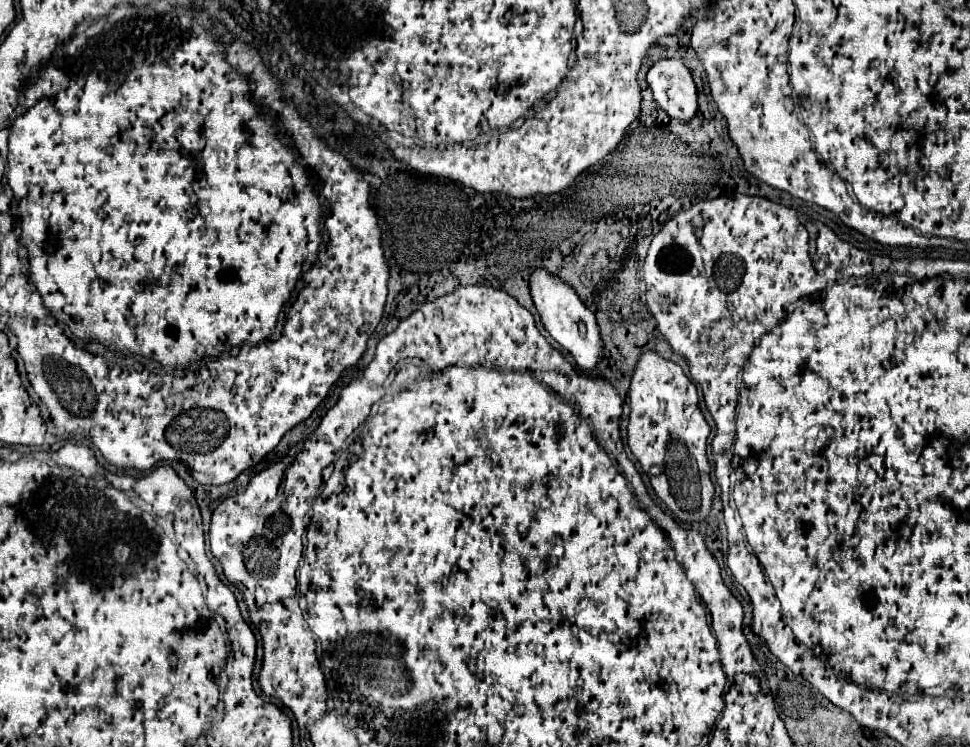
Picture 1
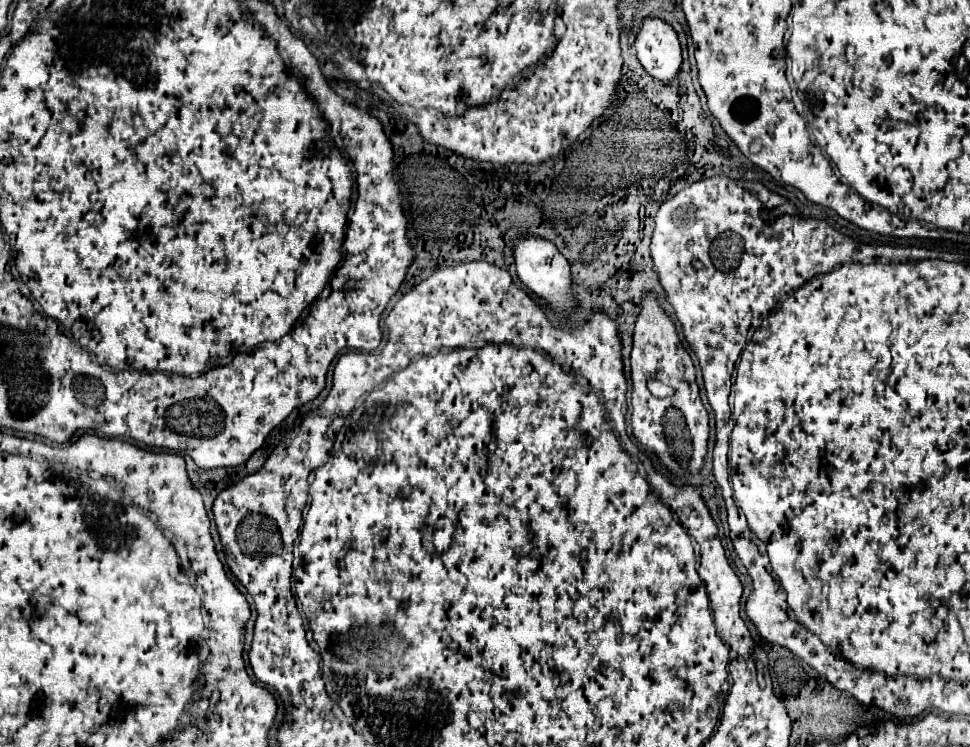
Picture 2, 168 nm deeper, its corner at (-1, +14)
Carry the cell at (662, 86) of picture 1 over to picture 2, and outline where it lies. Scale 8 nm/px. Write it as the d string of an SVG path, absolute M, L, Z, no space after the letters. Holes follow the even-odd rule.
M646 18L634 46L640 64L652 78L664 84L678 78L682 70L682 48L670 24L658 18Z

